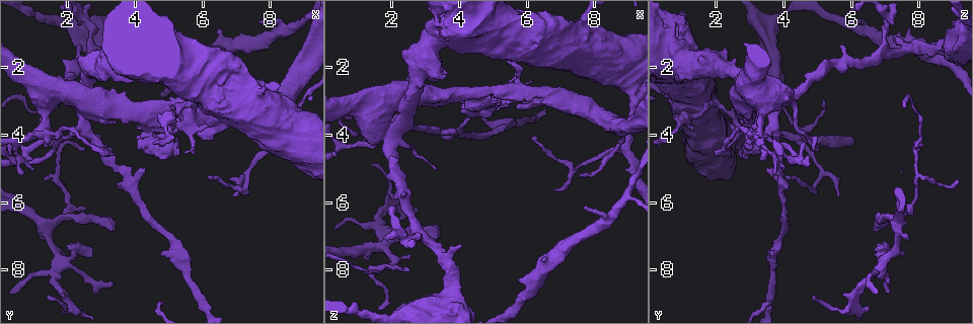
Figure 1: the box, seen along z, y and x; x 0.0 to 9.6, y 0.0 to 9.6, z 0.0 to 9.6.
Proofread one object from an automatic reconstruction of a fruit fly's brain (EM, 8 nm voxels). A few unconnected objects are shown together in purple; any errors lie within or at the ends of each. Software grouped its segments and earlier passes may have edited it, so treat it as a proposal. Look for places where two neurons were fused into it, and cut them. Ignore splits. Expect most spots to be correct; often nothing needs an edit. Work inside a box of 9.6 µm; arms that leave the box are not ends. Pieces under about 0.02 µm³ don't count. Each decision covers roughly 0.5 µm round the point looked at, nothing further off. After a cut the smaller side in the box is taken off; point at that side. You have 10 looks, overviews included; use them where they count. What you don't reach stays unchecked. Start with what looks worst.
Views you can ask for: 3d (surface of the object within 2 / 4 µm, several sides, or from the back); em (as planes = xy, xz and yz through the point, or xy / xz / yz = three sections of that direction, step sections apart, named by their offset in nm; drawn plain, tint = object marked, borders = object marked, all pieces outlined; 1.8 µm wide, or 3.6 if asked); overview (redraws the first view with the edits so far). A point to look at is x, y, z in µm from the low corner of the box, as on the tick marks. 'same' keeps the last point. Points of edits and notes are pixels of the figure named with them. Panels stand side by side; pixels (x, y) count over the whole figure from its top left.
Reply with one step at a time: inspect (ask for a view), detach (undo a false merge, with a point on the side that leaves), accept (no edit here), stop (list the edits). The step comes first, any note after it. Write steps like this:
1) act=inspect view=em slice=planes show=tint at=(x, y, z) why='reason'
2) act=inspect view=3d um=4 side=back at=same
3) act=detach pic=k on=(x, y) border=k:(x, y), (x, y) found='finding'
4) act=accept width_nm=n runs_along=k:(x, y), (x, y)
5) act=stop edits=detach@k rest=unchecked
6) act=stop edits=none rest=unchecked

act=inspect view=em slice=yz step=8 show=plain at=(1.40, 6.70, 7.35)

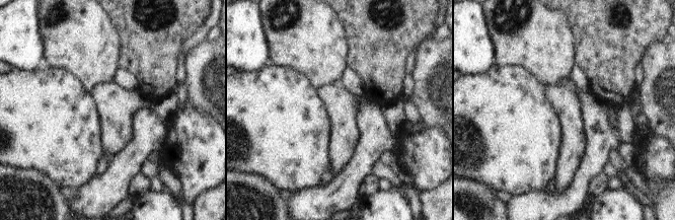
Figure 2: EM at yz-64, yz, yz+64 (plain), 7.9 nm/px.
act=inspect view=em slice=yz step=8 show=tint at=same why='with the object marked'

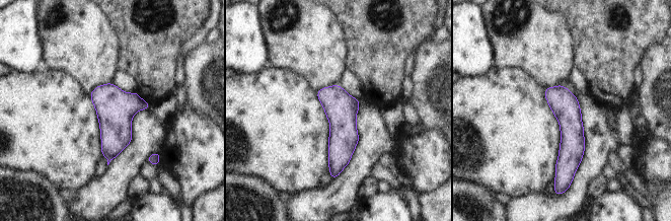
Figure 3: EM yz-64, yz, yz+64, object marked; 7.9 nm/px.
act=accept runs_along=3:(337, 87), (339, 158), (333, 173) found='all the same neuron'

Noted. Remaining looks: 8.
act=inspect view=em slice=planes show=tint at=(5.65, 3.20, 2.65)

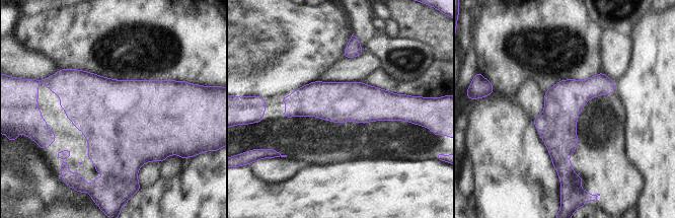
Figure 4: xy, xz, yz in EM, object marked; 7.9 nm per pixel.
act=accept found='one neuron here'

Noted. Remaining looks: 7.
act=inspect view=em slice=planes show=tint at=(8.95, 0.70, 5.80)

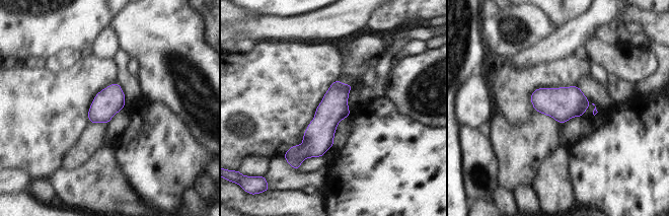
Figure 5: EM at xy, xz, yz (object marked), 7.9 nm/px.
act=accept runs_along=5:(348, 87), (320, 132), (295, 155) found='all the same neuron'

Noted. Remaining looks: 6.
act=inspect view=em slice=planes show=tint at=(8.95, 4.15, 4.40) why='four-way junction'

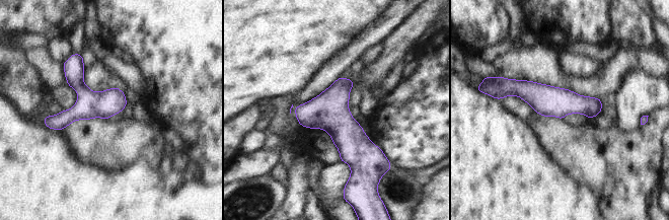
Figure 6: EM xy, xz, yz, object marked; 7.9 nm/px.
act=accept runs_along=6:(507, 88), (599, 105) found='one neuron here'

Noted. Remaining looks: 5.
act=stop edits=none rest=unchecked

